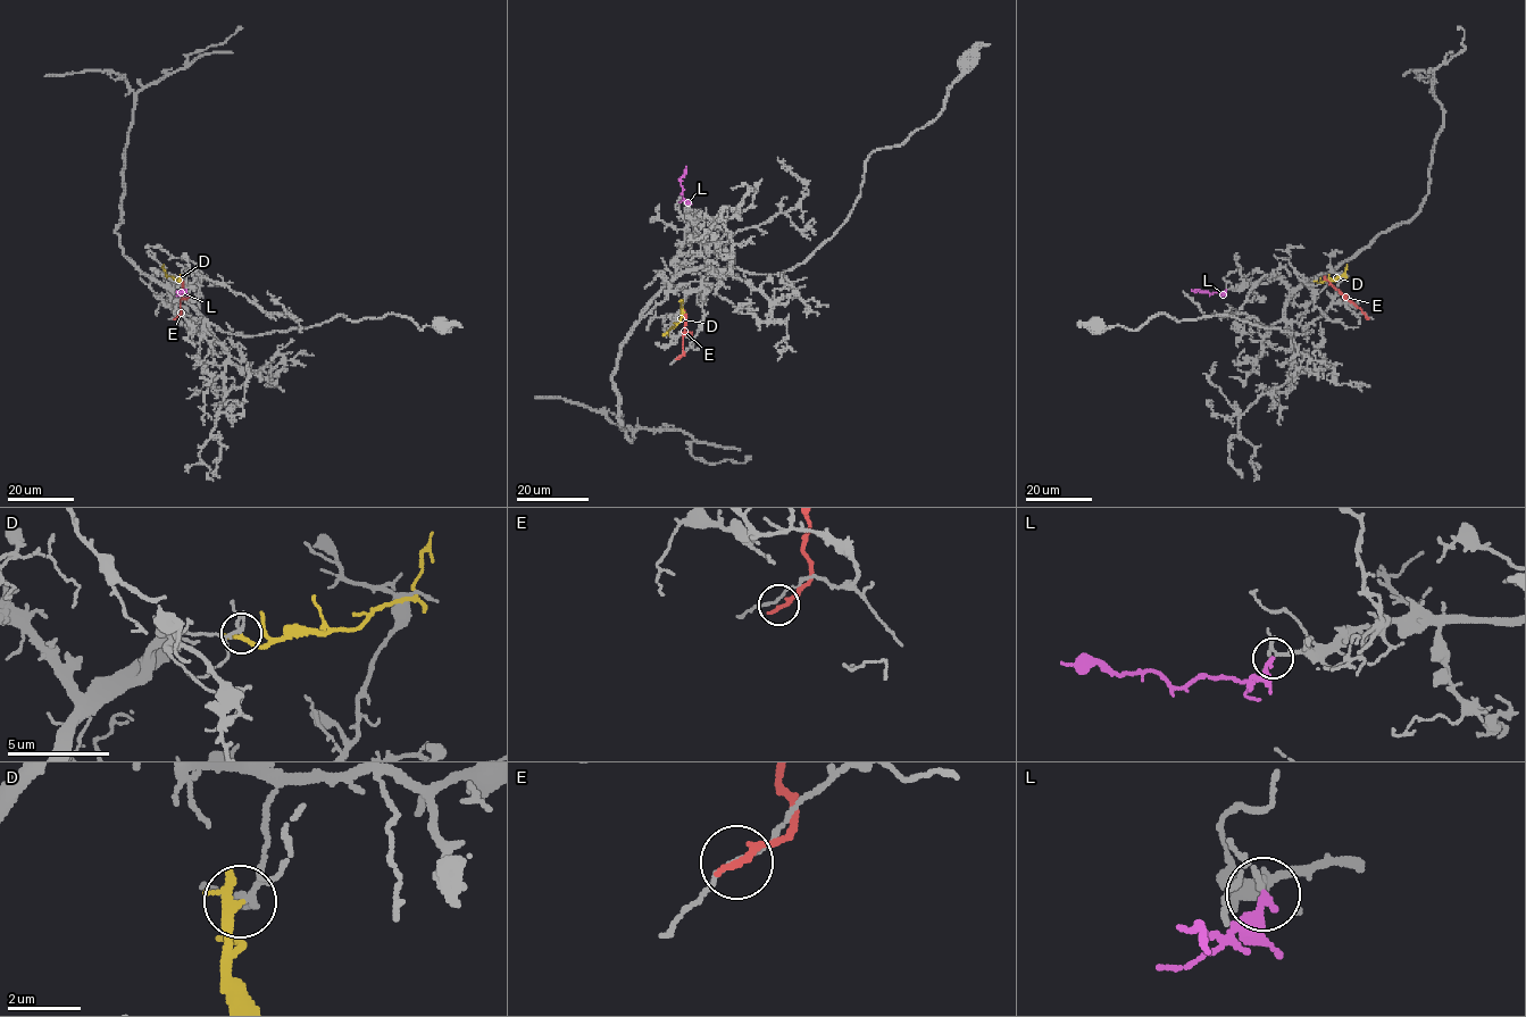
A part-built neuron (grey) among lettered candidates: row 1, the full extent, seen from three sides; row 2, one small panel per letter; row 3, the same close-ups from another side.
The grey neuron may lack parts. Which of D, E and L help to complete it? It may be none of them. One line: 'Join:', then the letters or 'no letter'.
Join: L

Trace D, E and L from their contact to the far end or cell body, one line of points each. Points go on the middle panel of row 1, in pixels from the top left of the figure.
D: (682, 302), (681, 318), (664, 335)
E: (677, 357), (683, 355), (683, 310)
L: (689, 205), (683, 197), (680, 183), (685, 167)

